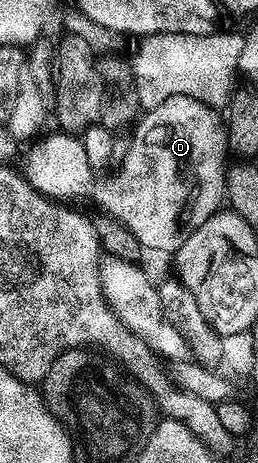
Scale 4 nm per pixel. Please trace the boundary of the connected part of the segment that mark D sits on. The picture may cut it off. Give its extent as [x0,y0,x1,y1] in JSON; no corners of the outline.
[91,95,229,254]

